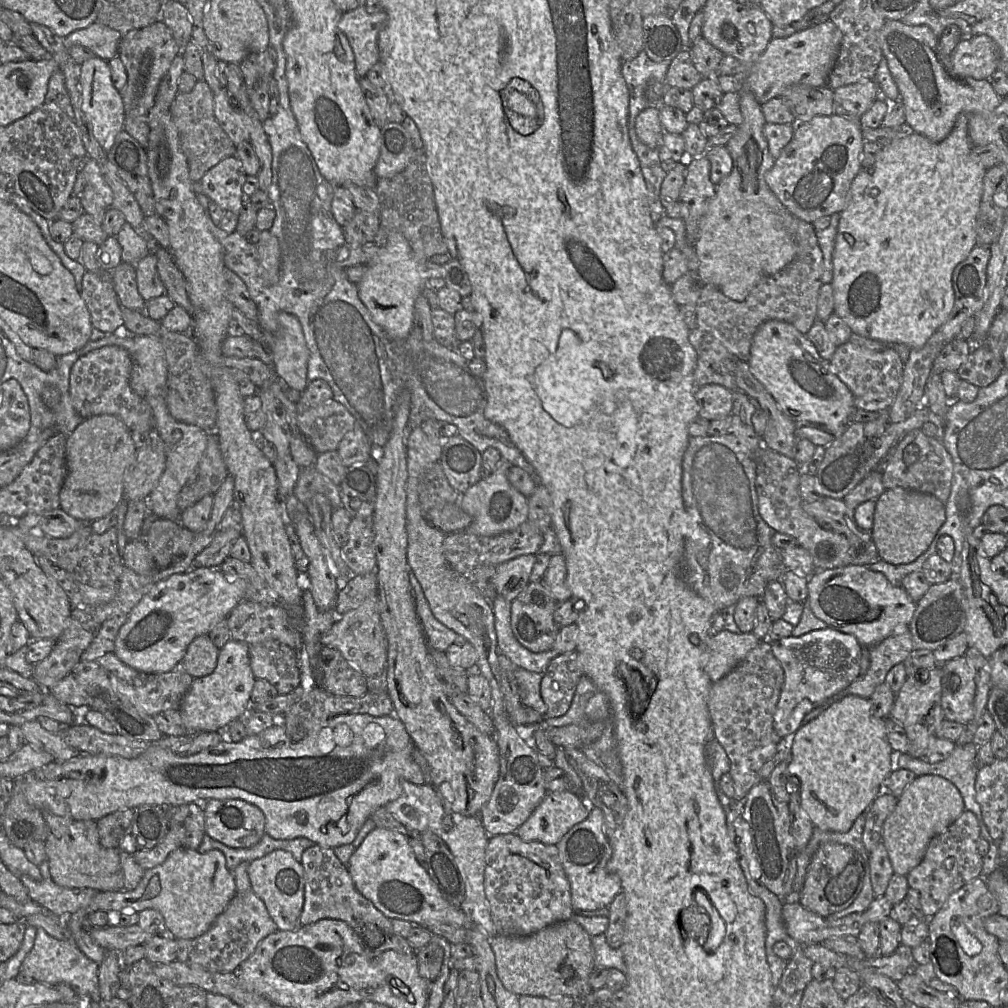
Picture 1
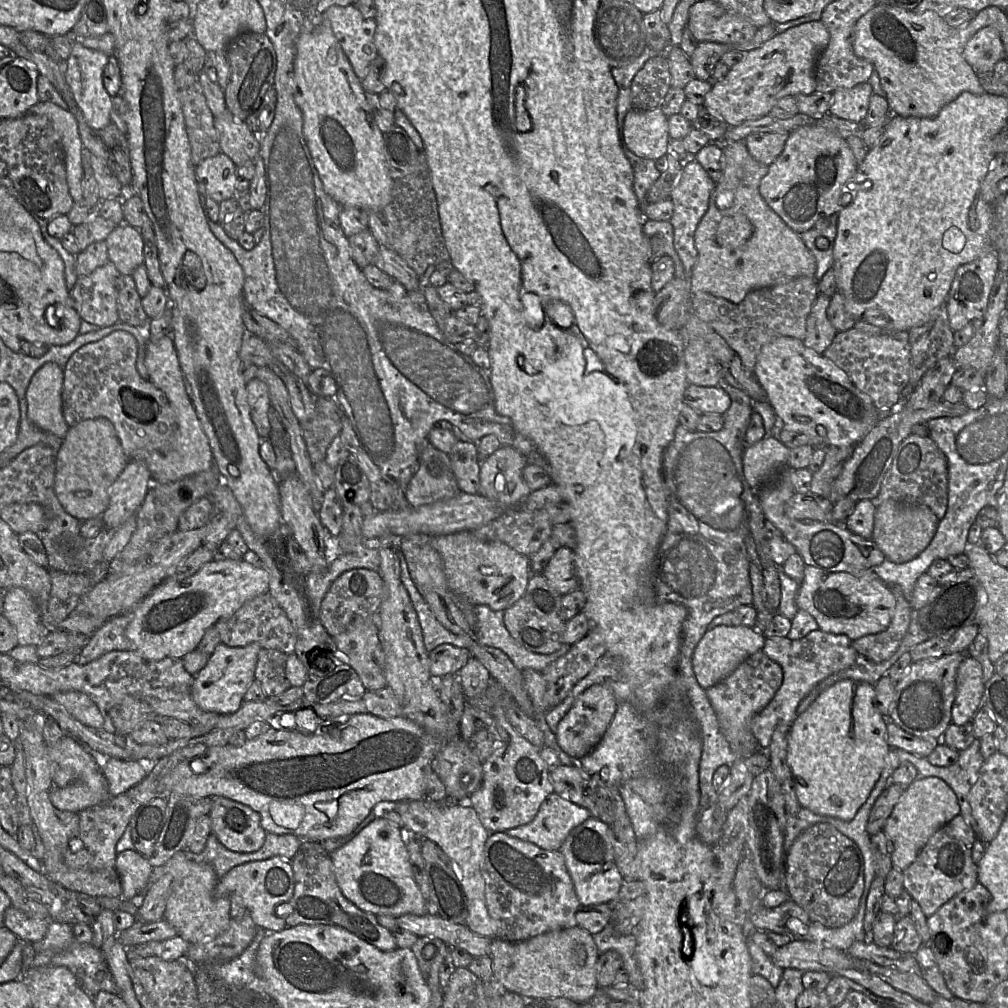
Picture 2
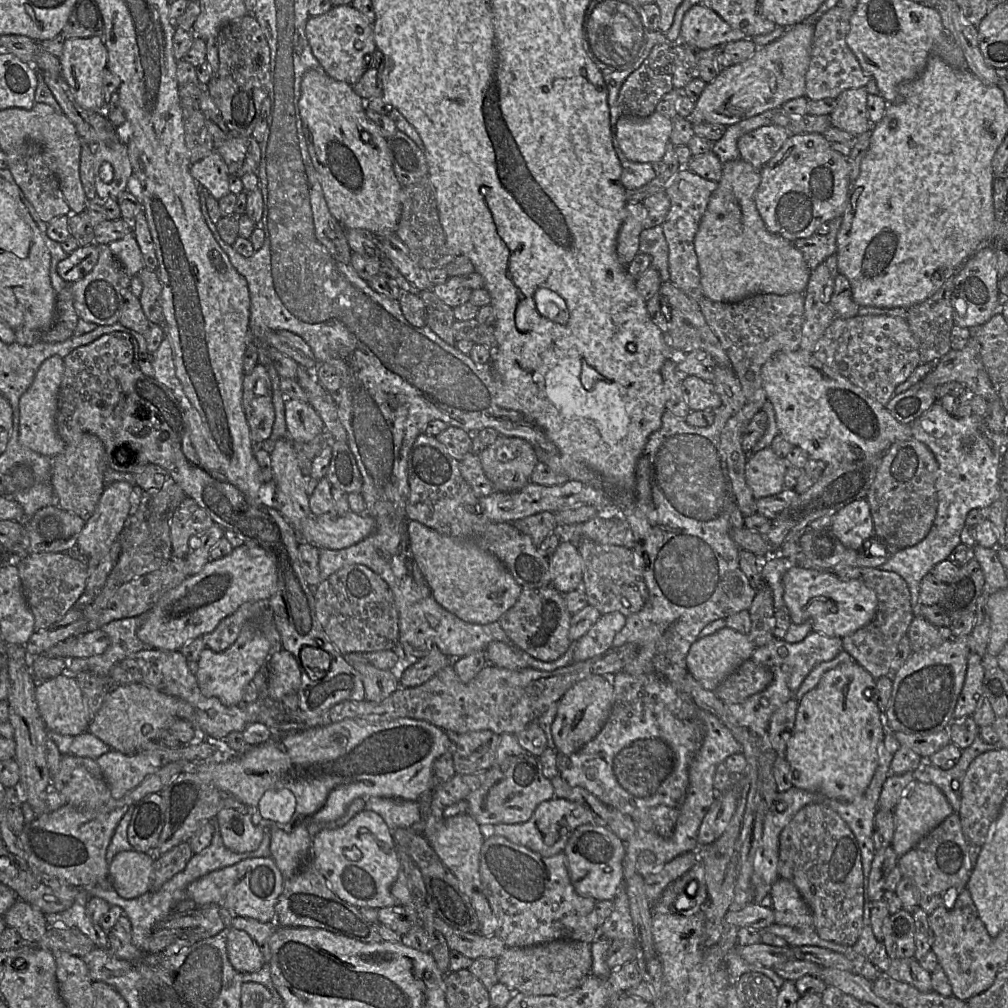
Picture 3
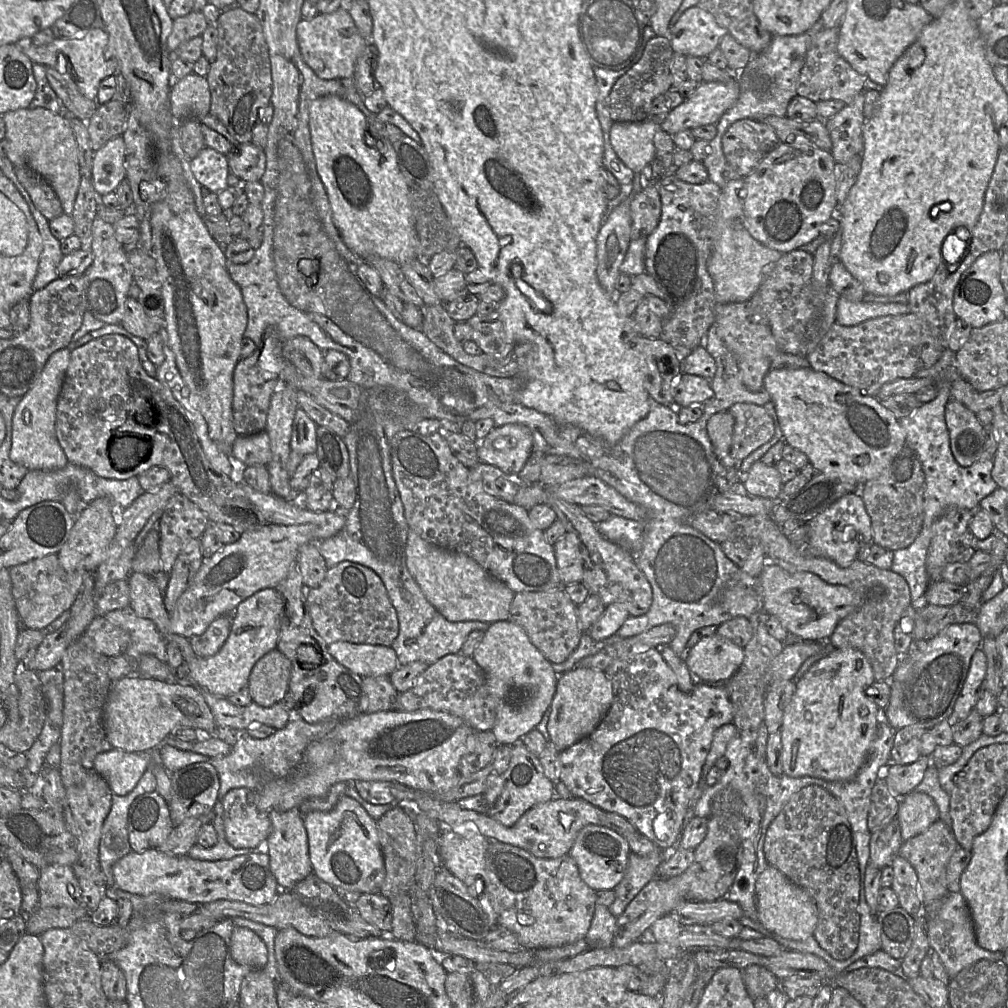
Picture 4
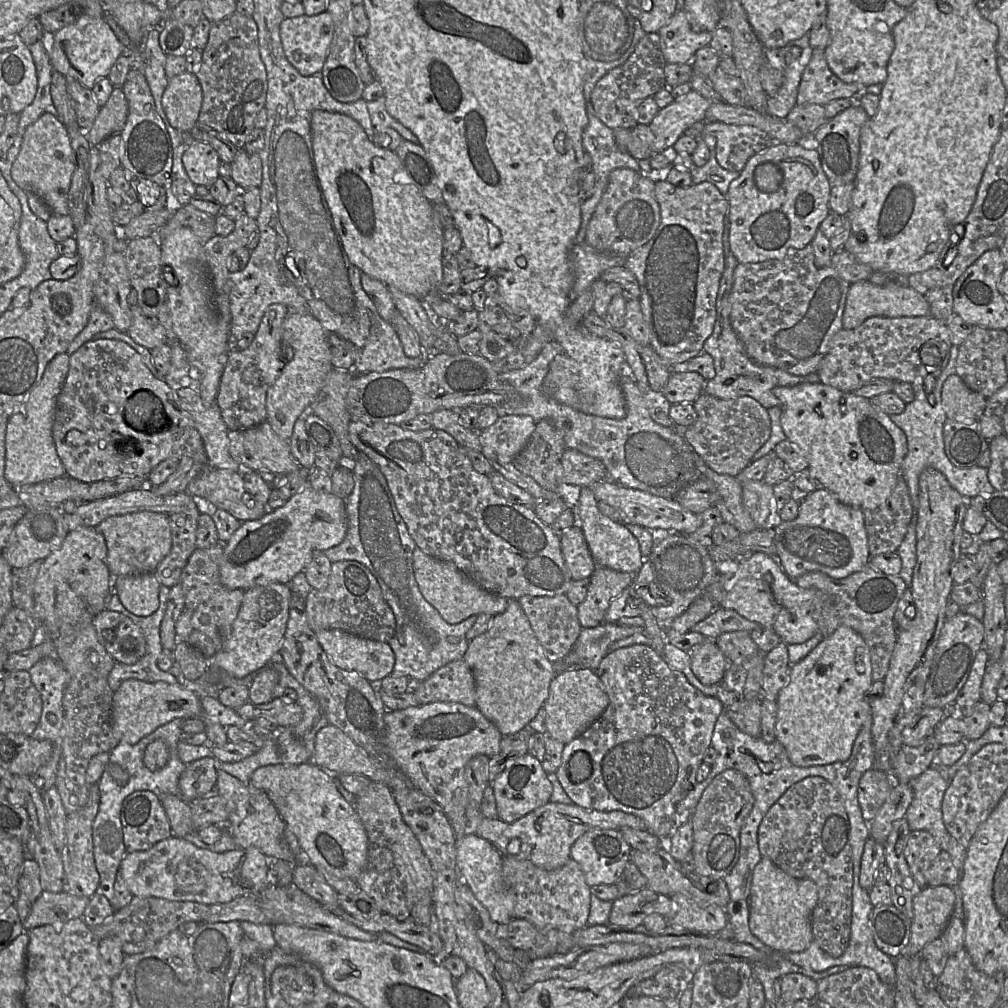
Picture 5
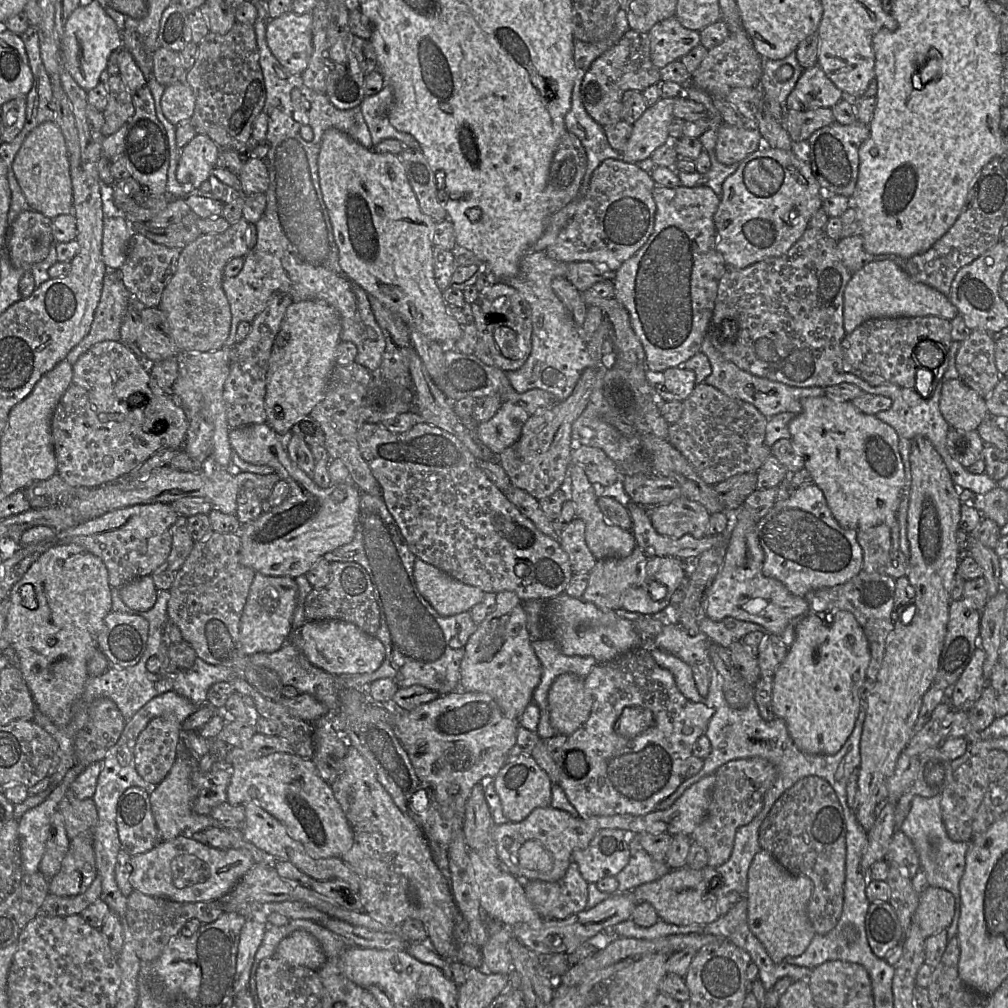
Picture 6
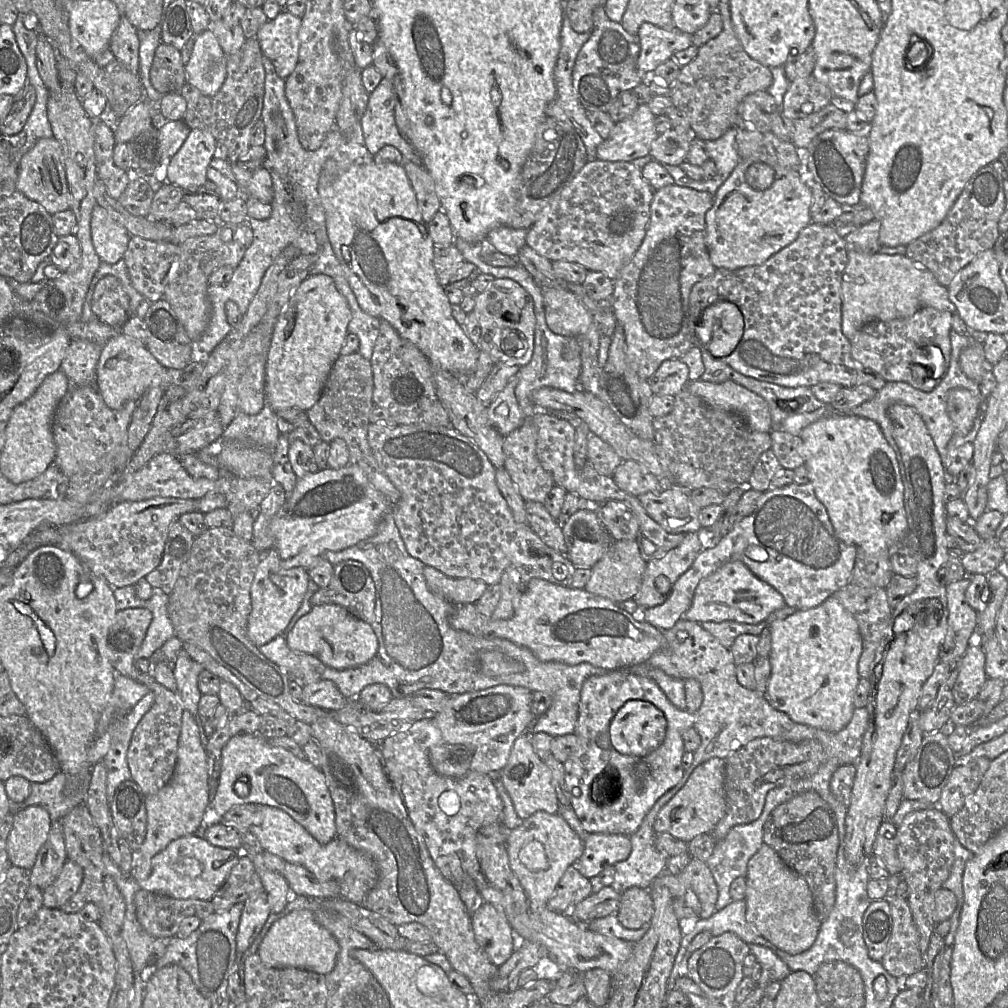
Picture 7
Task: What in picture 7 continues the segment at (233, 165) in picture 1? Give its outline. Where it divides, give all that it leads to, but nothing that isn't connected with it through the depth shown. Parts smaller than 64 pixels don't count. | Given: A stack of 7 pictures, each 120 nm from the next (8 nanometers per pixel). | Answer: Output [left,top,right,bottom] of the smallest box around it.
[163,129,216,189]

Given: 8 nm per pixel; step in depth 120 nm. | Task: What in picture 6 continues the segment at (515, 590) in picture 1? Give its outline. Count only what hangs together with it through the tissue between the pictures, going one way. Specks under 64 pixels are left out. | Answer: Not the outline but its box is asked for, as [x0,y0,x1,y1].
[414,557,485,617]

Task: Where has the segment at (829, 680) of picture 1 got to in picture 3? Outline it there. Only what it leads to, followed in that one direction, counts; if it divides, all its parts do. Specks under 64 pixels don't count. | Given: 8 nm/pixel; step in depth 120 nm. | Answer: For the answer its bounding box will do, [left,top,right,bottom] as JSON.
[726,631,843,738]

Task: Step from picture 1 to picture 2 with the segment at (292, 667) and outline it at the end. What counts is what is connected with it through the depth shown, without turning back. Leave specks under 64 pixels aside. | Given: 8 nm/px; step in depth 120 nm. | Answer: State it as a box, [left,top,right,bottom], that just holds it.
[255,648,291,697]

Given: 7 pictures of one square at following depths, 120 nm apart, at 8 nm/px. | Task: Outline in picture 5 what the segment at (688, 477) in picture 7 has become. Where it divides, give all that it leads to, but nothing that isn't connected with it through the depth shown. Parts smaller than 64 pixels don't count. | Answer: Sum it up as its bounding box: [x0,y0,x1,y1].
[683,392,771,476]

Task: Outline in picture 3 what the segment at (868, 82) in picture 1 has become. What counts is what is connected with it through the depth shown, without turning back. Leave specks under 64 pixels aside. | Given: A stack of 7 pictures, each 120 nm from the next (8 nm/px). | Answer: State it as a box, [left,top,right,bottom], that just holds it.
[830,87,871,137]

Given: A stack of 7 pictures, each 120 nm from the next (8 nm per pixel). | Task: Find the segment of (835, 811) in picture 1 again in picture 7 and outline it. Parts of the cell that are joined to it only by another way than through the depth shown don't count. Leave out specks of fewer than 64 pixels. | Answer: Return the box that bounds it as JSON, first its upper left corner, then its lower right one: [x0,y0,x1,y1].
[765,595,862,732]

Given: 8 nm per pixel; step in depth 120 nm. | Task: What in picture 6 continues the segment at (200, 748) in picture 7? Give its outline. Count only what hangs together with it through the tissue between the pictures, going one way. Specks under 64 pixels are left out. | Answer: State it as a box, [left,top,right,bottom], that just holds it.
[150,746,196,841]

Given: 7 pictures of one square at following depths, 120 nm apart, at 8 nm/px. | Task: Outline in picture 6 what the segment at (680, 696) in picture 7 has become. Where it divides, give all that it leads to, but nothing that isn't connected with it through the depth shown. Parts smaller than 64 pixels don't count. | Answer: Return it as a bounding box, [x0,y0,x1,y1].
[650,648,705,702]

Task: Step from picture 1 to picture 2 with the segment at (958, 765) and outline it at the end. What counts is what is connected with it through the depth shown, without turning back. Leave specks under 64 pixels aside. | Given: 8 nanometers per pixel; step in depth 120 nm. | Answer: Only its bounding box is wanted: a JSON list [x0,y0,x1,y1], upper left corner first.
[897,738,985,839]

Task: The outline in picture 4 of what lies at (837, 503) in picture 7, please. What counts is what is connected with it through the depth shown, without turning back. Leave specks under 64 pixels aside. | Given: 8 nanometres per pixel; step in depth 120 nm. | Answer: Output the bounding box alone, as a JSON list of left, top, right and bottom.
[763,368,905,485]

